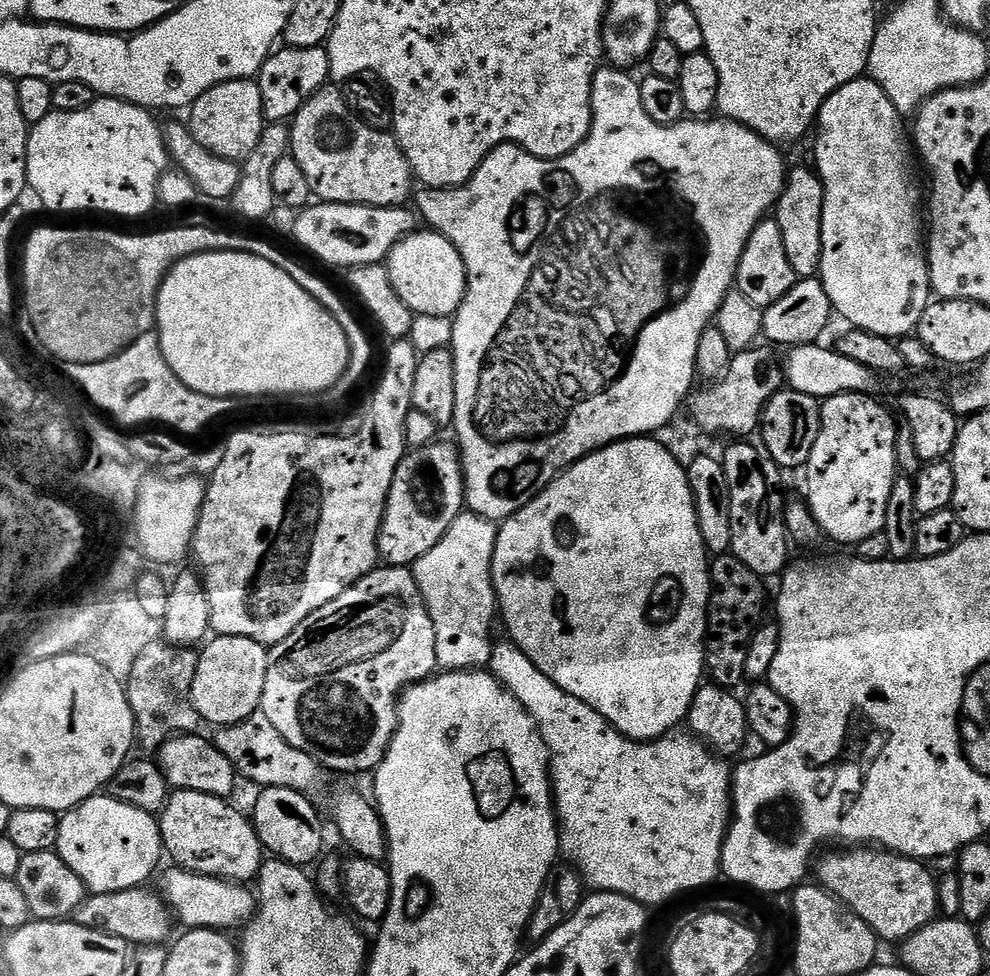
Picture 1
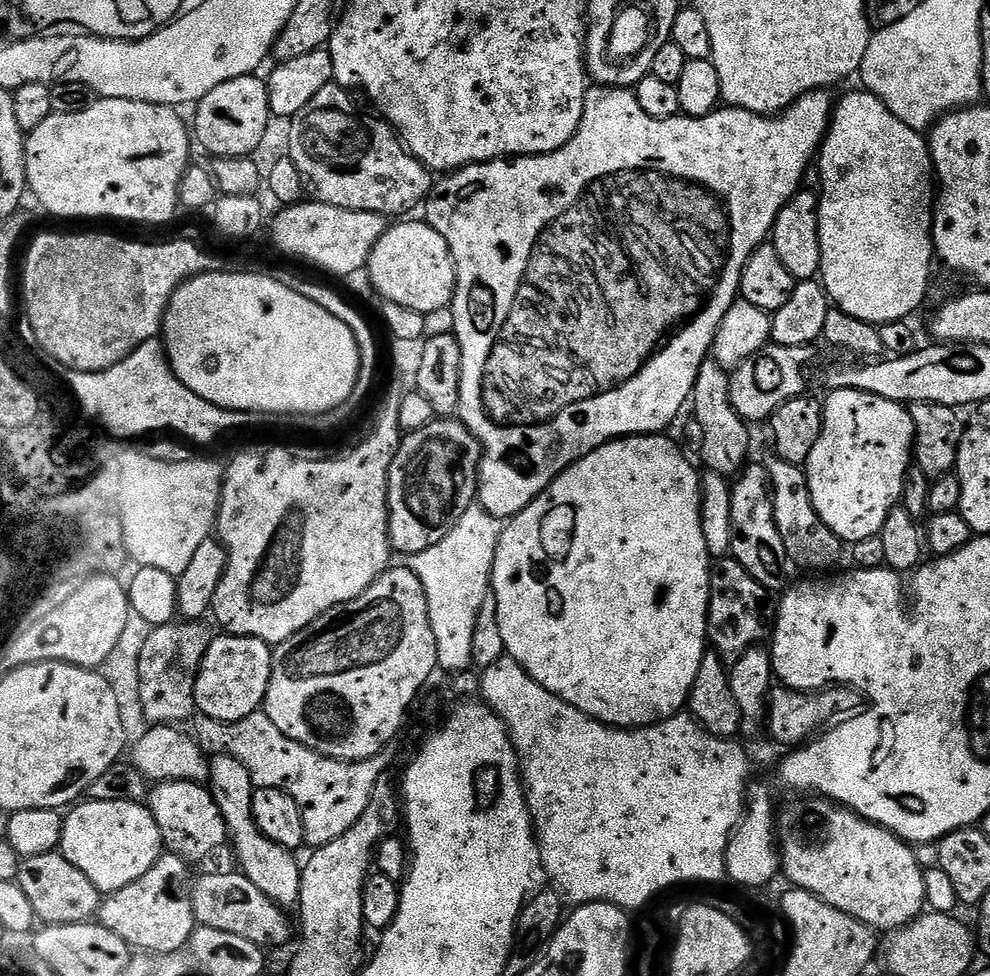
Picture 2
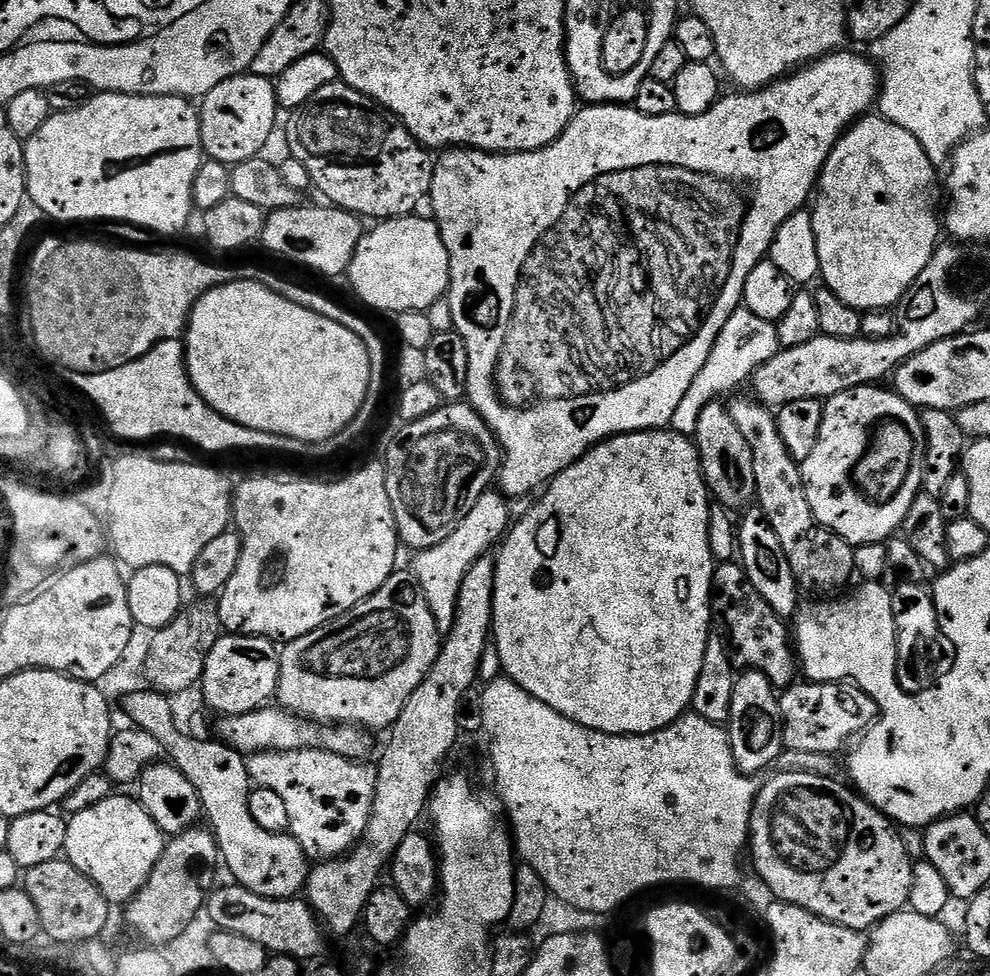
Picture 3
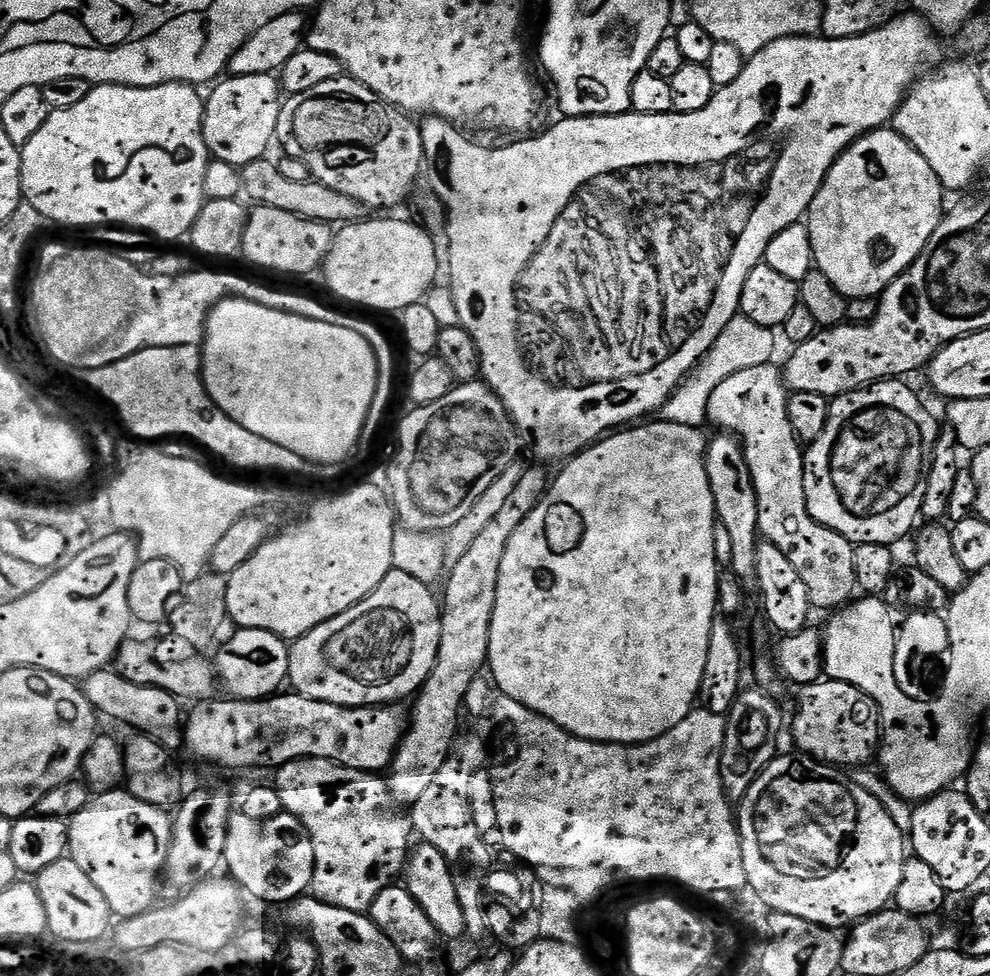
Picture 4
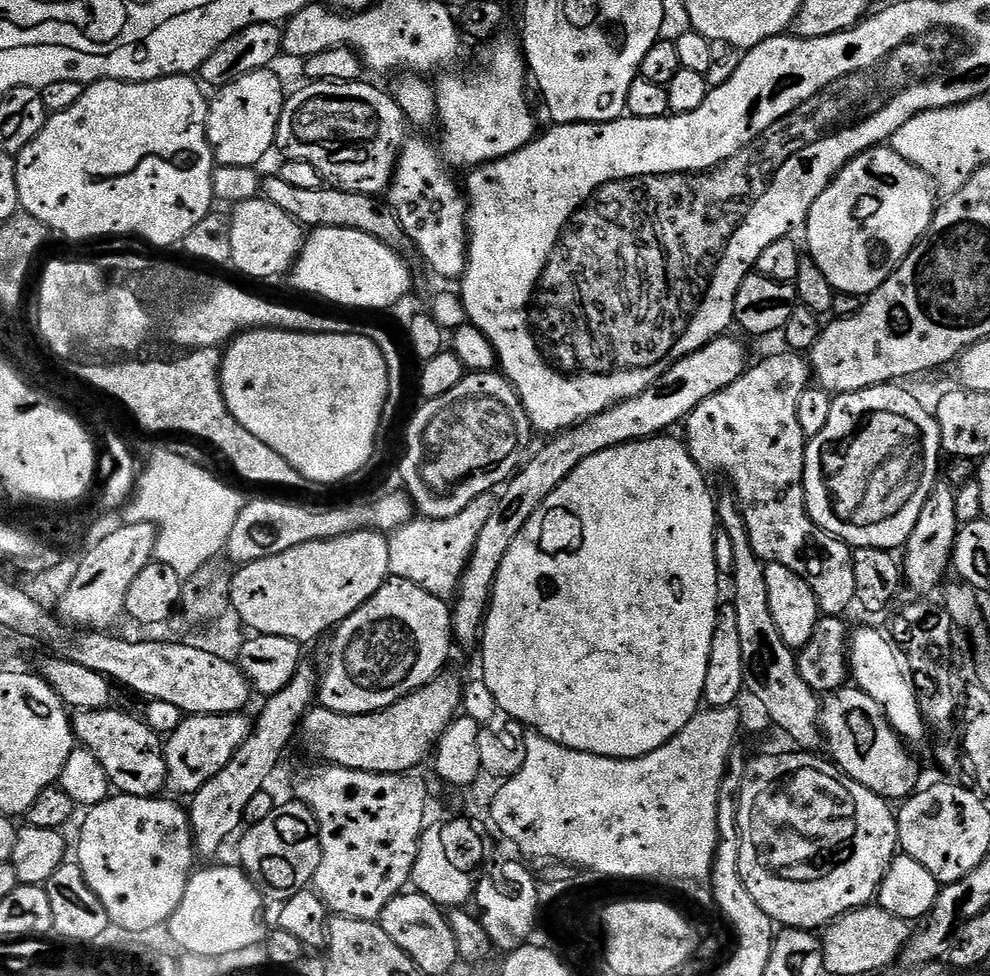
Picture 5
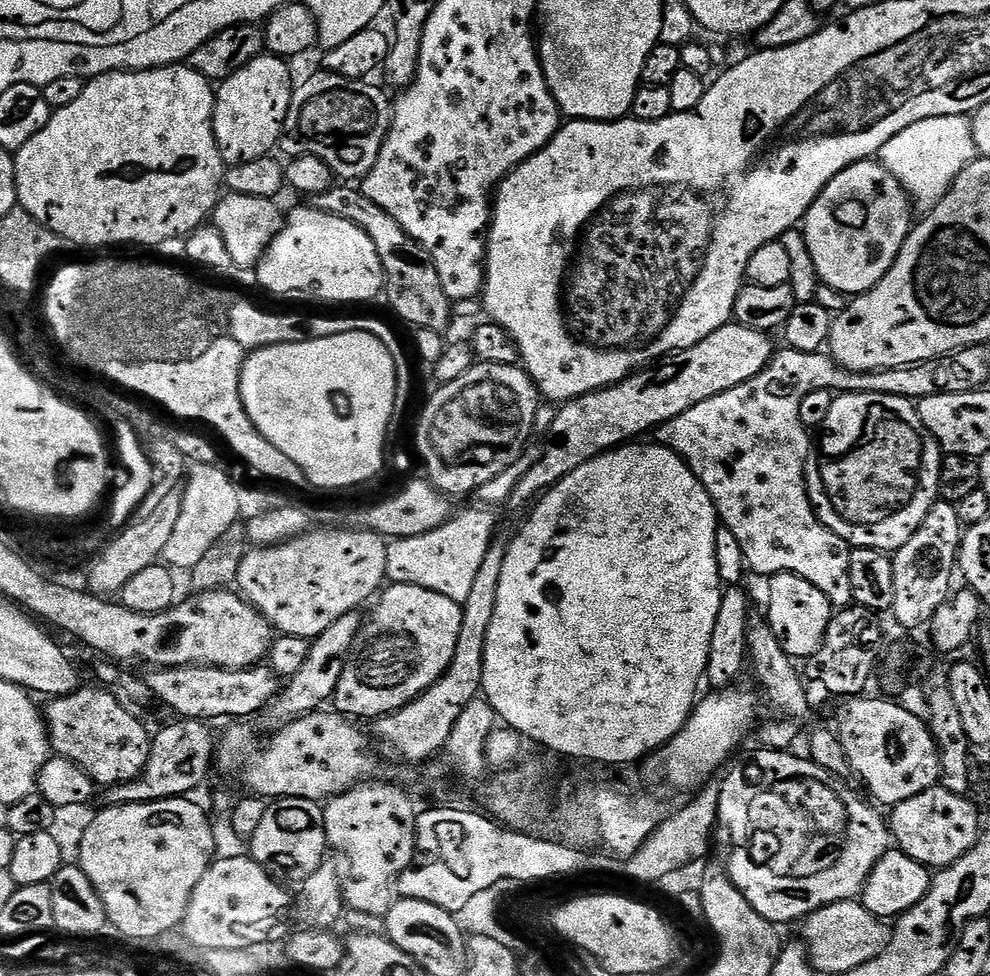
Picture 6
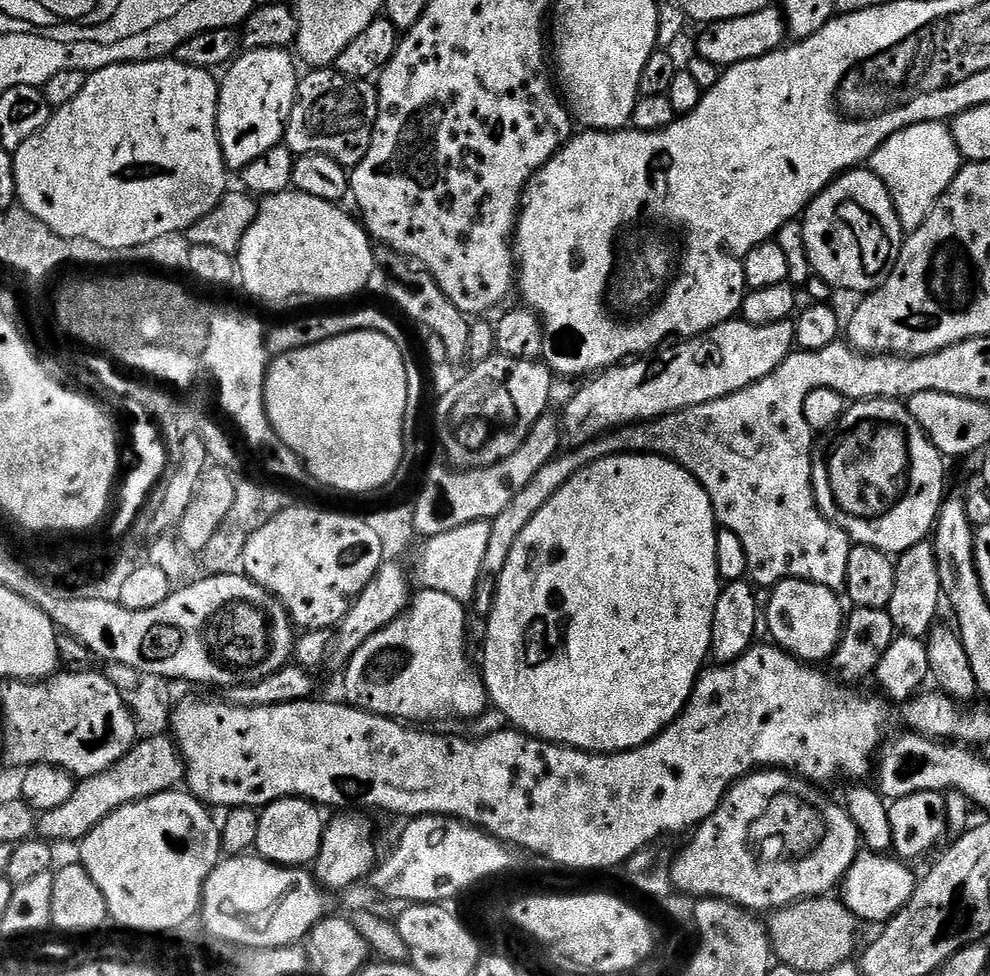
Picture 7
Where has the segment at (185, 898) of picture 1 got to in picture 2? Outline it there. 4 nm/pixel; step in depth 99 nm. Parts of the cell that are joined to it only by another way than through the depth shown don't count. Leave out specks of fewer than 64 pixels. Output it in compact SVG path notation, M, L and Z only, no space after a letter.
M239 871L212 872L191 885L190 895L197 925L226 930L226 934L238 934L246 938L246 942L261 946L284 944L288 940L288 916L284 913L287 911L266 898L266 894Z

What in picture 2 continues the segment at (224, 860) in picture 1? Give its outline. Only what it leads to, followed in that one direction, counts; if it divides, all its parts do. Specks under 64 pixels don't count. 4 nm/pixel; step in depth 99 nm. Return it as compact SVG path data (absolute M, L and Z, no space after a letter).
M165 780L149 791L147 808L152 811L163 847L173 856L180 856L189 862L204 860L216 852L229 839L228 827L203 783L194 780Z

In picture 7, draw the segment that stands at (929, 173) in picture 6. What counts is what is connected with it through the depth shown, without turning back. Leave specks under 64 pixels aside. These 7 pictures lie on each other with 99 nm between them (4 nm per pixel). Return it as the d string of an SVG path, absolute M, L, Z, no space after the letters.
M927 120L921 124L906 126L902 130L898 130L898 134L886 138L886 142L882 142L882 146L878 146L878 150L874 150L870 161L870 171L886 186L896 207L900 224L908 234L917 232L922 226L922 222L926 222L926 218L932 212L932 207L938 202L938 198L942 198L942 194L948 189L950 182L954 182L961 167L962 157L952 137L952 129L947 123L939 120Z

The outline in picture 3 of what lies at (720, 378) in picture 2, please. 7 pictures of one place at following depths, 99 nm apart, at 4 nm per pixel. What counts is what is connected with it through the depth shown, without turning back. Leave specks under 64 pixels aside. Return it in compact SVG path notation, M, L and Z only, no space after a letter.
M711 402L702 410L698 419L697 432L694 435L694 443L700 451L700 469L711 499L719 507L729 510L747 509L751 505L748 503L756 500L754 454L742 430L738 430L734 418L730 418L727 403Z

